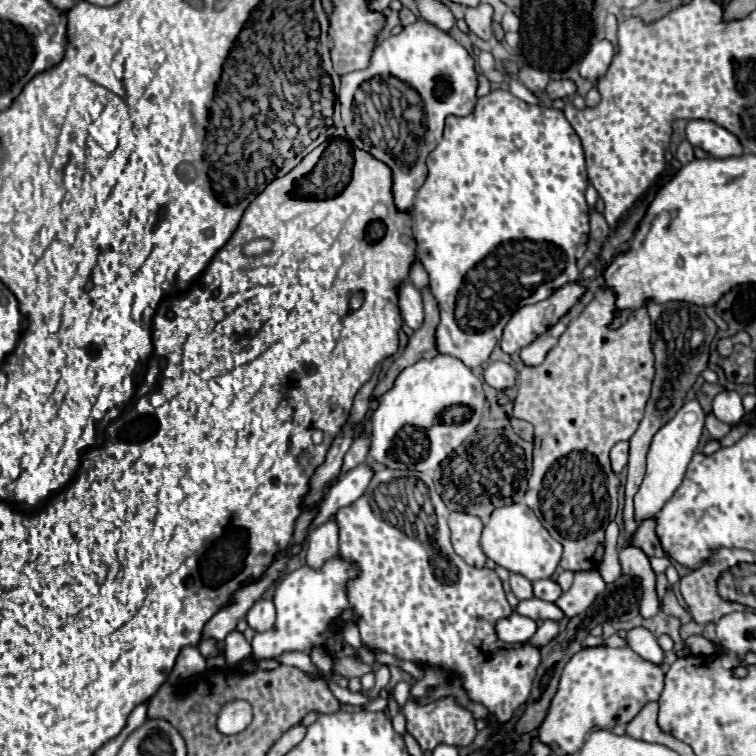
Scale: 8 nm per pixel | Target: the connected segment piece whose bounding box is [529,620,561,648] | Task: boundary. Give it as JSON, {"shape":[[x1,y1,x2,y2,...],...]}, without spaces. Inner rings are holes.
{"shape":[[545,620,541,626,539,626,539,630,533,634,533,638,529,640,533,646,537,646,537,648,541,648,541,646,545,646,547,642,551,642,551,640,555,640,557,636,559,636,559,624,557,622,553,622,553,620]]}

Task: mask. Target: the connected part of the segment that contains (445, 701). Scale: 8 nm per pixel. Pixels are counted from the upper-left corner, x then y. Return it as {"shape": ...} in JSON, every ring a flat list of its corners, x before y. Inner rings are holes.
{"shape":[[441,698,437,702,431,702,427,706,419,706,413,700,409,700,403,706,403,714,407,718,407,732,413,734,413,738,419,742,421,750,433,750,437,744,453,744,453,746,469,746,475,740,475,720,471,712,463,710,455,704,453,698]]}

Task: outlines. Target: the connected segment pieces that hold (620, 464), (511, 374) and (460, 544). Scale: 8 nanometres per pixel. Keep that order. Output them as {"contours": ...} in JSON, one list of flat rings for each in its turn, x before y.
{"contours":[[[617,442,611,448,611,468,613,472,621,472,627,466,627,458,629,458,629,444,627,442]],[[489,362,489,366,485,368,485,382,497,390,515,386,515,380,517,380,515,368,505,362]],[[451,512,449,514,449,528,451,528,451,544,453,550,475,568,485,568,487,556,479,546,479,538,483,532,483,522,477,516,467,512]]]}

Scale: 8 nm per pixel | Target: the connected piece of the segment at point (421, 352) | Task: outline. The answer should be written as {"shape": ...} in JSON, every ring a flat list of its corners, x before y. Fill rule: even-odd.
{"shape":[[429,290,423,292,423,306,425,306,423,326,413,332,405,352,391,364,391,368,385,372,383,380,377,384,377,388,373,392,373,400,371,400,371,412,375,410,375,404,379,404,379,396,383,396,383,392,387,392,387,388,391,388,391,384,395,382,395,376,399,376,399,372,403,368,407,368,407,366,411,366,411,364,415,364,423,358,437,356,435,328,439,324,439,308,437,308,437,302,435,302,435,298,431,296]]}

